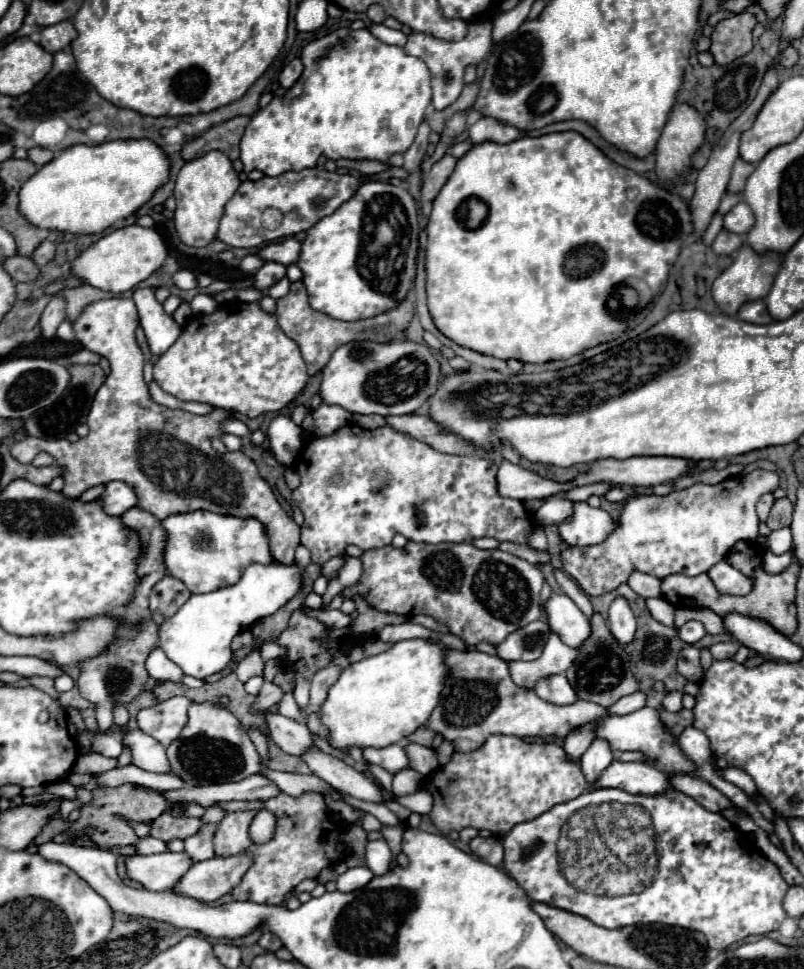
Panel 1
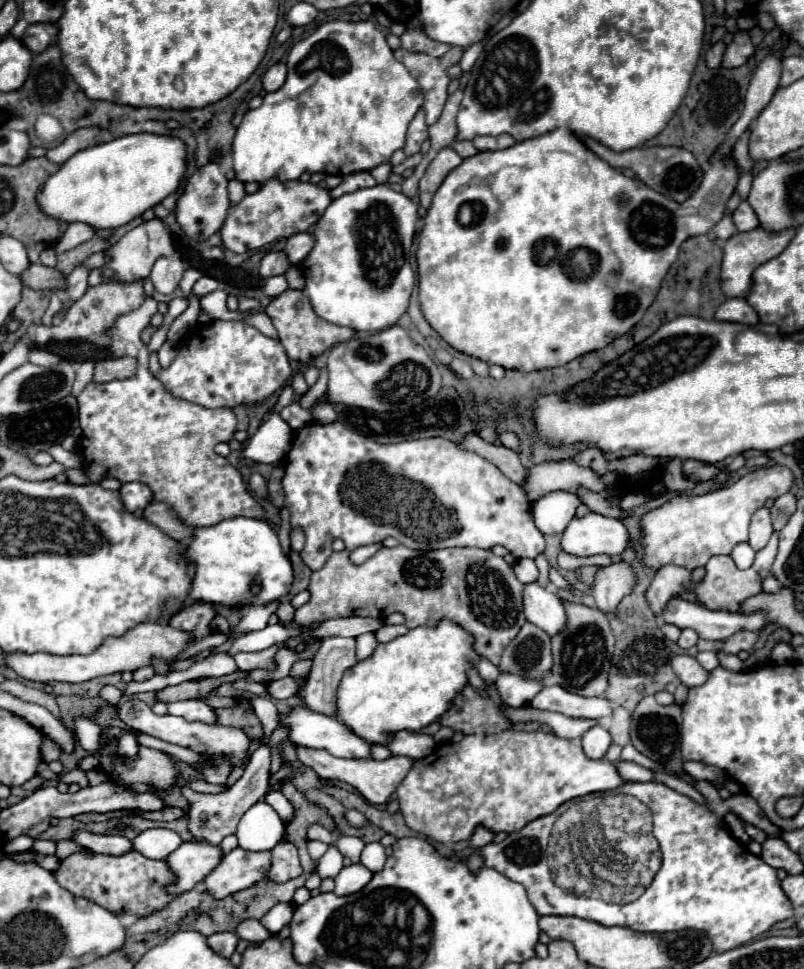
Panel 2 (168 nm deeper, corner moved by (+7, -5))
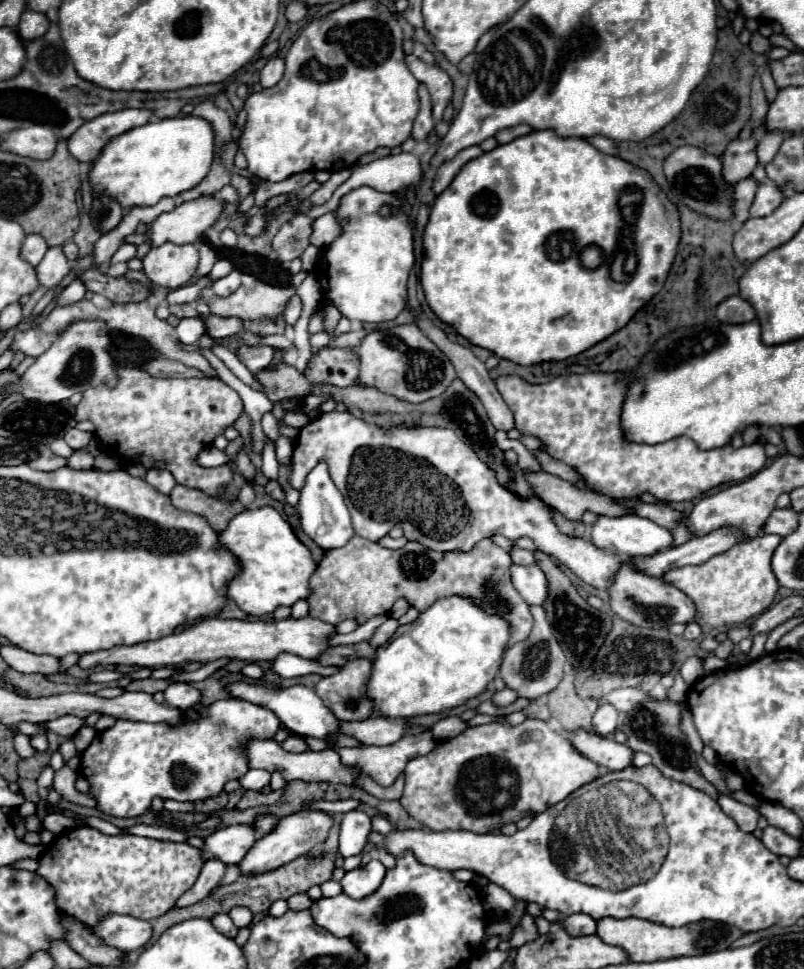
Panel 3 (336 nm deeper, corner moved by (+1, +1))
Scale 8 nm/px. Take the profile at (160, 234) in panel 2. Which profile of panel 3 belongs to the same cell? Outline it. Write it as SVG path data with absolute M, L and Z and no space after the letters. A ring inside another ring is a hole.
M200 197L178 205L170 213L162 213L148 227L150 247L162 245L164 241L172 243L196 243L204 231L218 219L222 213L224 201L212 197Z

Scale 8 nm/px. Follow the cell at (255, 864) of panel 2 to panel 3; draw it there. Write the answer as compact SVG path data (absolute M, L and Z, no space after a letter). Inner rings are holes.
M298 811L298 813L292 813L288 817L282 817L278 827L260 837L252 847L250 851L246 853L246 857L238 863L238 869L240 873L244 875L256 875L256 873L266 873L266 871L274 871L282 865L286 865L288 861L308 853L314 845L318 845L320 841L324 841L328 837L328 831L332 827L332 815L328 813L322 813L322 811Z

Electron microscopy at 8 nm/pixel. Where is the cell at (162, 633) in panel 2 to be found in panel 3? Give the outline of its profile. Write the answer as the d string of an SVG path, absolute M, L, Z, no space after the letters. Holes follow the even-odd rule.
M210 617L198 625L192 625L184 631L170 633L156 641L144 641L130 647L112 647L94 653L84 653L78 659L82 669L92 669L98 665L140 665L140 667L174 667L184 661L214 661L220 657L246 659L246 661L272 661L278 653L292 653L304 659L316 659L328 645L326 637L334 633L334 625L324 623L314 617L302 619L284 619L276 623L266 621L238 621L238 619L220 619Z

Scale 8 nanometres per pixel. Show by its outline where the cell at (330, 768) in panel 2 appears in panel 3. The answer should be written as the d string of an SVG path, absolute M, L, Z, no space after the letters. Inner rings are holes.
M424 731L422 735L418 737L404 737L400 739L398 743L394 745L386 745L386 747L374 747L374 745L360 745L360 747L334 747L336 753L340 755L340 761L342 765L348 765L348 767L356 767L360 769L362 773L366 773L368 777L372 777L378 785L382 787L390 787L404 771L406 763L414 757L420 757L420 755L426 755L434 749L436 741L432 739L432 733L430 731Z

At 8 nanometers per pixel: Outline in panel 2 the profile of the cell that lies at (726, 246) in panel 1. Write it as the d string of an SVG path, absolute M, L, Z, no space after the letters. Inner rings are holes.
M730 213L724 215L724 217L714 225L714 229L712 229L712 235L718 237L718 239L724 239L724 241L730 239L734 233L736 233L736 225L734 225Z

